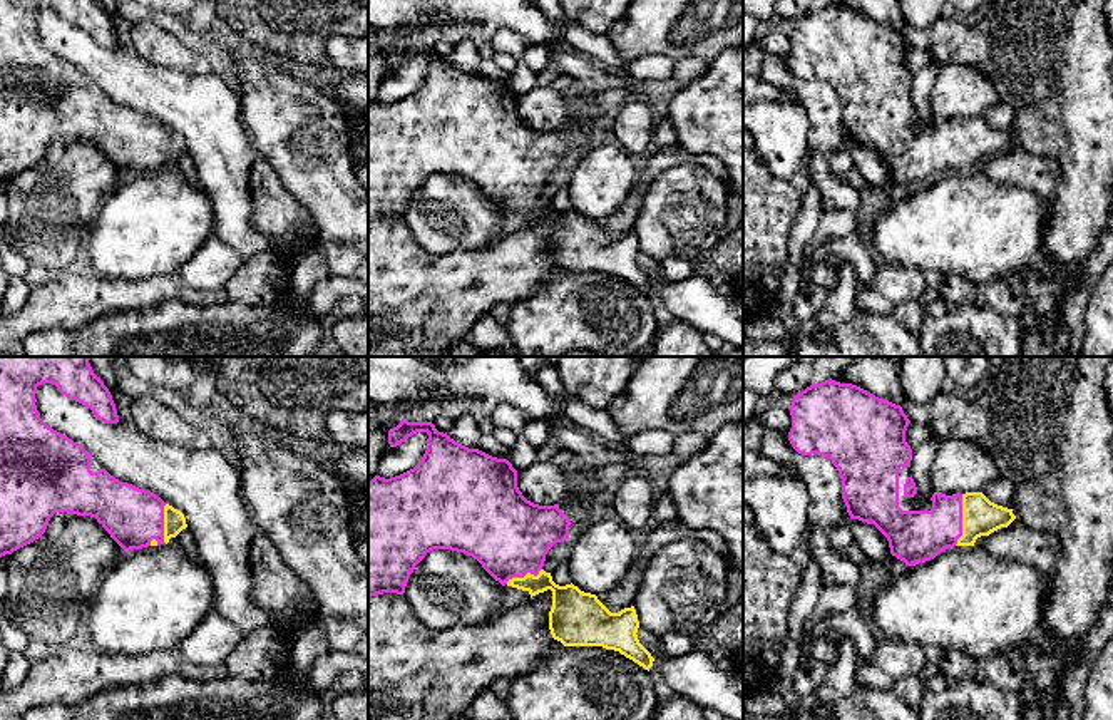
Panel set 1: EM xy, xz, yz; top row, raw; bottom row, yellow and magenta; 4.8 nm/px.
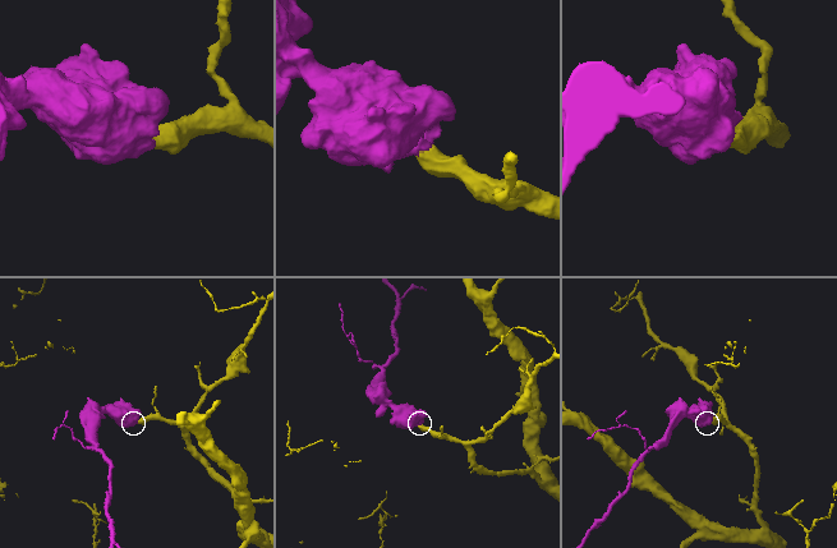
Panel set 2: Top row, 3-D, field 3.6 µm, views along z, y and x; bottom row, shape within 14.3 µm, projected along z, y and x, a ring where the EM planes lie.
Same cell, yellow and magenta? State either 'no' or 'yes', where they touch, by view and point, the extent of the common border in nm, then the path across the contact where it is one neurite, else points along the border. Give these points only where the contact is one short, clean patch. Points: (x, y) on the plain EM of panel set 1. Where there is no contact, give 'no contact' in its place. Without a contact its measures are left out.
yes; contact yz (963, 144); length 260 nm; way yz (979, 141), (963, 144), (914, 161)

